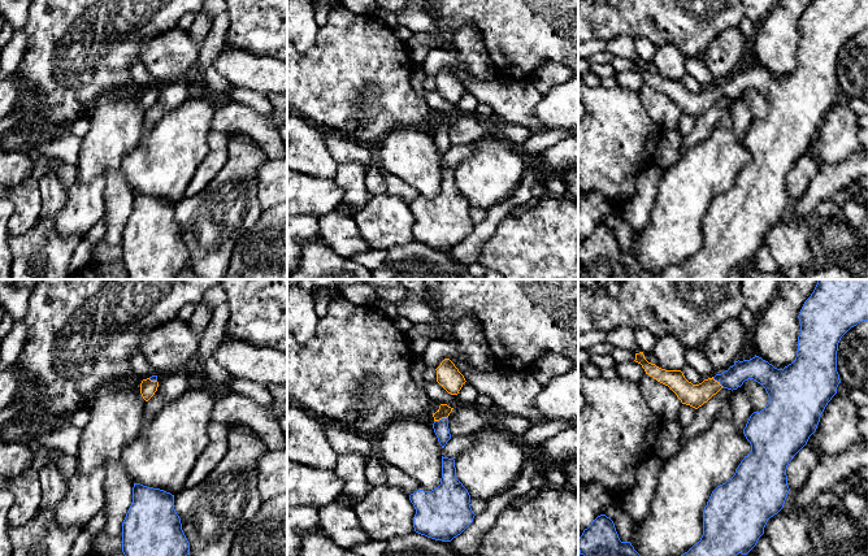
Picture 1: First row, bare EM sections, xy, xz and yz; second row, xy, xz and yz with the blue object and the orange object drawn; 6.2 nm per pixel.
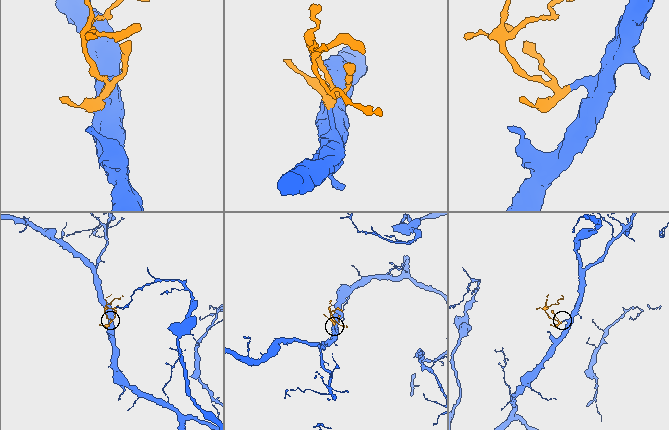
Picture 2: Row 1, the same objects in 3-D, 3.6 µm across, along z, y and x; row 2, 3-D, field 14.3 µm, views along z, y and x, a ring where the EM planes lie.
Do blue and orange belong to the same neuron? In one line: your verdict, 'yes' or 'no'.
yes

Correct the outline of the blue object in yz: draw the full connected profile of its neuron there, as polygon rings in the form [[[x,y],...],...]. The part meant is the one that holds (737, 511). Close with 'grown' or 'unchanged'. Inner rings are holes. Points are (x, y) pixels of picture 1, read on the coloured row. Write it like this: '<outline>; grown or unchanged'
[[[817,279],[798,318],[800,333],[797,357],[784,369],[777,369],[755,355],[750,360],[735,361],[721,374],[693,385],[681,370],[661,369],[648,362],[643,352],[635,353],[634,361],[642,365],[646,374],[668,386],[682,404],[695,409],[721,388],[737,390],[747,379],[760,383],[769,396],[767,407],[754,412],[743,429],[751,452],[741,461],[734,475],[712,491],[703,511],[703,535],[681,556],[747,555],[764,534],[768,520],[784,508],[790,491],[787,465],[816,431],[825,407],[841,383],[837,372],[838,343],[851,327],[868,321],[868,279]]]; grown

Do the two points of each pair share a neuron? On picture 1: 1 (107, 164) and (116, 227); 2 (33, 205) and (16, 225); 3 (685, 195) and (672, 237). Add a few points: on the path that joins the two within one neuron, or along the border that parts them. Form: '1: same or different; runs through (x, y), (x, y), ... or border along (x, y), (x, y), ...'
1: same; runs through (114, 179), (116, 212)
2: same; runs through (27, 211), (21, 220)
3: same; runs through (680, 205), (676, 226)

